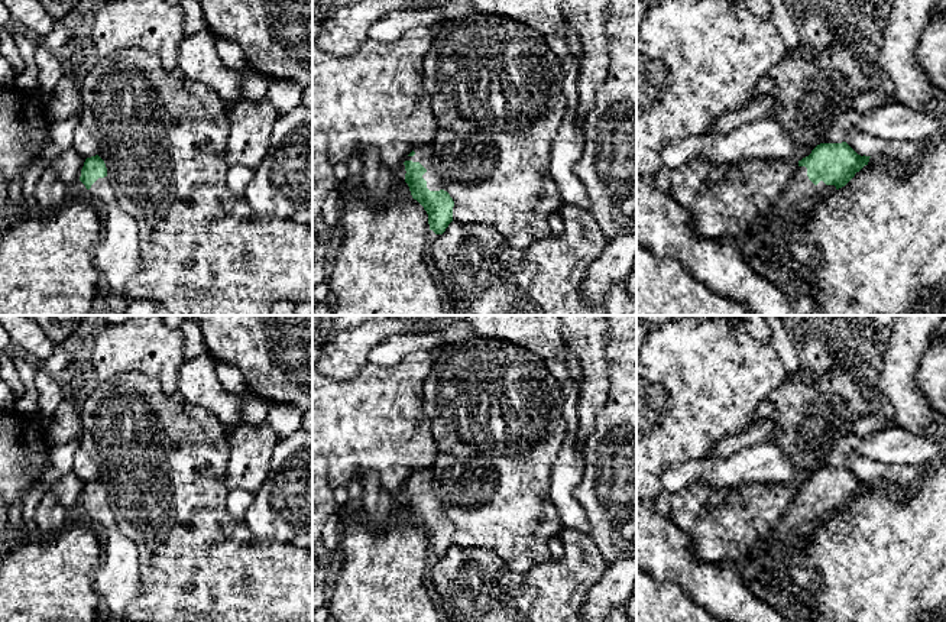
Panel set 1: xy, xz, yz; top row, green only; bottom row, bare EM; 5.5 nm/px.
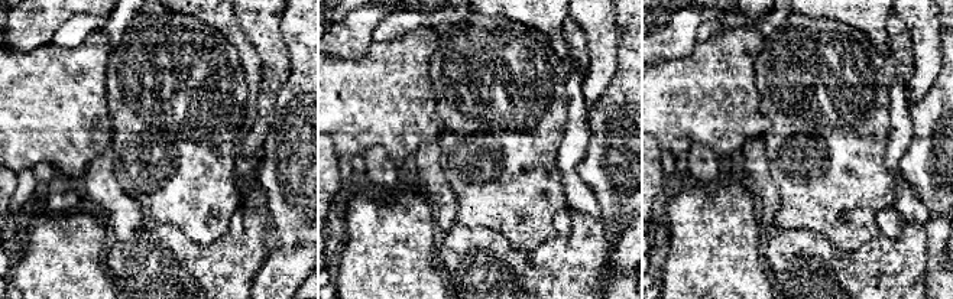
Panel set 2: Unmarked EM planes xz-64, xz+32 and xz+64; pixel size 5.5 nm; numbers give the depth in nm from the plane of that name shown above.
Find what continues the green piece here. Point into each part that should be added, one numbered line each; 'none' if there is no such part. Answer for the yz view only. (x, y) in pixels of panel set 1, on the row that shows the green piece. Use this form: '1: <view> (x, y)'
1: yz (800, 191)

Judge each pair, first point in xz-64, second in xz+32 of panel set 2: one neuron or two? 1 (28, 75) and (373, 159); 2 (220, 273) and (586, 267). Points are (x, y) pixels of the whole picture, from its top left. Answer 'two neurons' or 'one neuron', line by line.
1: two neurons
2: one neuron

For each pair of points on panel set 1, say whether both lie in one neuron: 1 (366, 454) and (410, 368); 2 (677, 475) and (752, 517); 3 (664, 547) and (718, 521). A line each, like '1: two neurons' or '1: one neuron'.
1: one neuron
2: two neurons
3: two neurons

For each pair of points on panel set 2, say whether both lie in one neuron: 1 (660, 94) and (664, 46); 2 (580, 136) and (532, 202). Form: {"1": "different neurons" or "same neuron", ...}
{"1": "different neurons", "2": "different neurons"}

